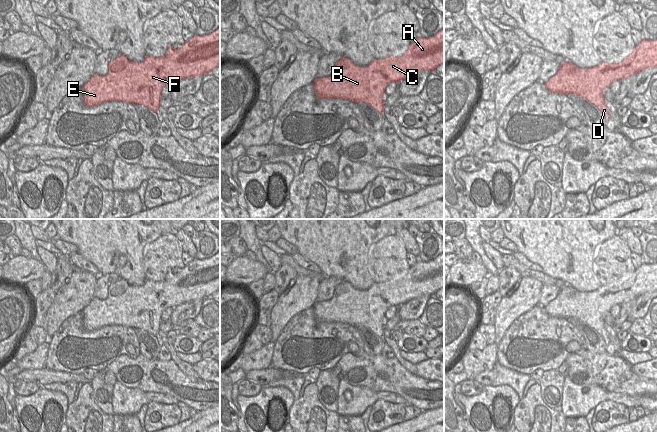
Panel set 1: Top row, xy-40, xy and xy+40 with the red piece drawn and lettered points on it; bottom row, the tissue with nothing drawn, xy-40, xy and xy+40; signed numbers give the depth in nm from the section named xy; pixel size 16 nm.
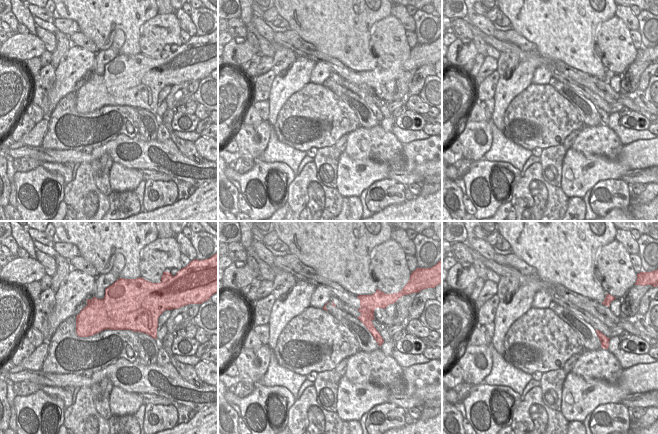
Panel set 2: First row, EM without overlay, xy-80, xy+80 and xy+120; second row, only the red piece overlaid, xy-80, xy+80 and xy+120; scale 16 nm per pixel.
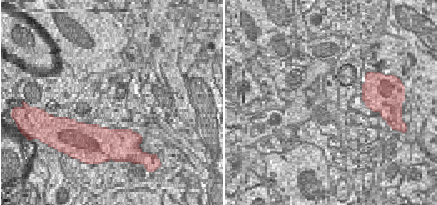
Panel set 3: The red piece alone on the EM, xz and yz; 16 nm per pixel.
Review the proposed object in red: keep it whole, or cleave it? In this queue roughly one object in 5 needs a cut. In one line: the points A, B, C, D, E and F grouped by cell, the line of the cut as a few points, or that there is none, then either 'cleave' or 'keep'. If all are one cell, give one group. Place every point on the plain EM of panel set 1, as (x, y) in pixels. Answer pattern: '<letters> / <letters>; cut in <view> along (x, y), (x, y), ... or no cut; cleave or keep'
A B C D E F; no cut; keep

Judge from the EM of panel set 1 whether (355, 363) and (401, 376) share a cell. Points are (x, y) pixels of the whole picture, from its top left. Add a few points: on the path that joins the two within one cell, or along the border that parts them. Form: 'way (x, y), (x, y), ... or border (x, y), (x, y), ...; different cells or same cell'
way (366, 367), (369, 370), (384, 370), (390, 375); same cell

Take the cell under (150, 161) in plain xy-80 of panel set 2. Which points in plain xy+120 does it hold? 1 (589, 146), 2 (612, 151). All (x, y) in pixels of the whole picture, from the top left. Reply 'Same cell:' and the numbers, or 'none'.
Same cell: 1, 2

